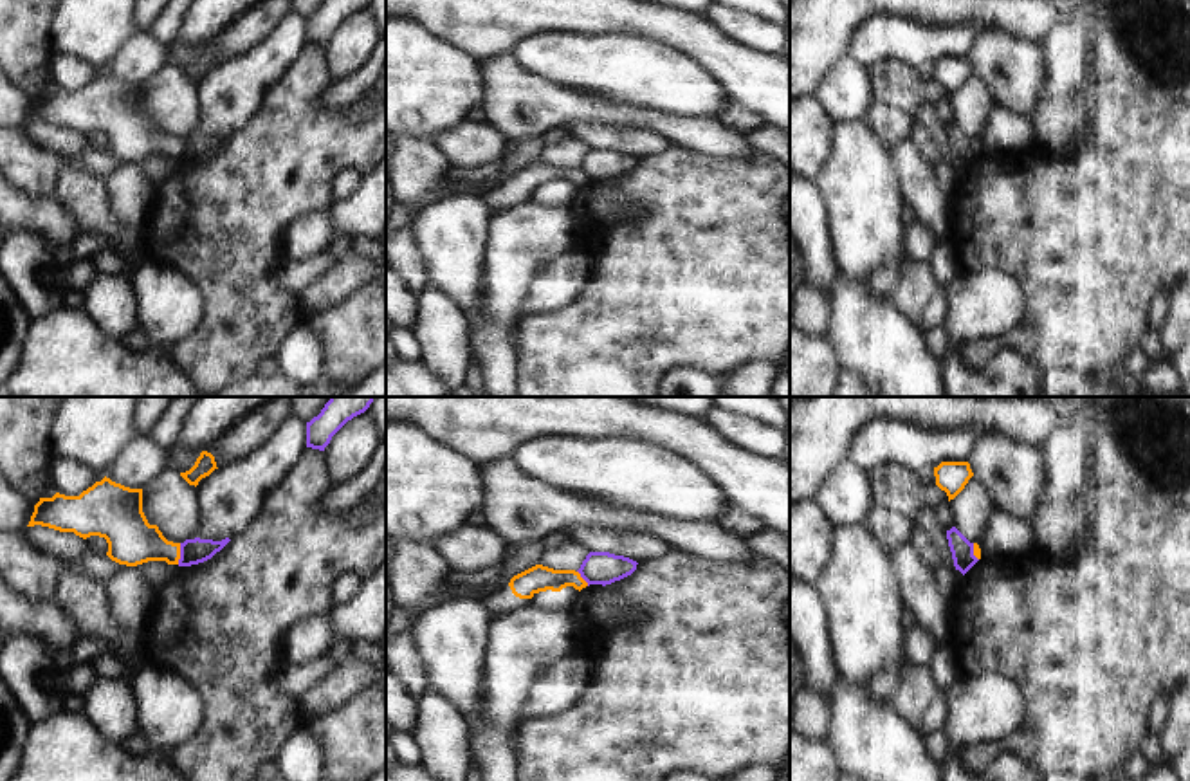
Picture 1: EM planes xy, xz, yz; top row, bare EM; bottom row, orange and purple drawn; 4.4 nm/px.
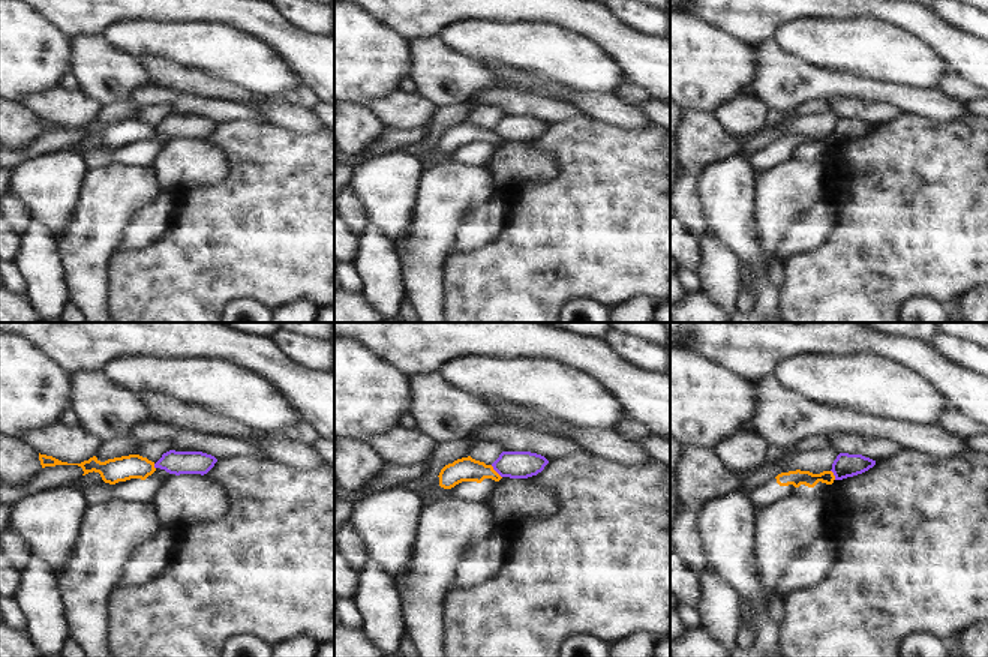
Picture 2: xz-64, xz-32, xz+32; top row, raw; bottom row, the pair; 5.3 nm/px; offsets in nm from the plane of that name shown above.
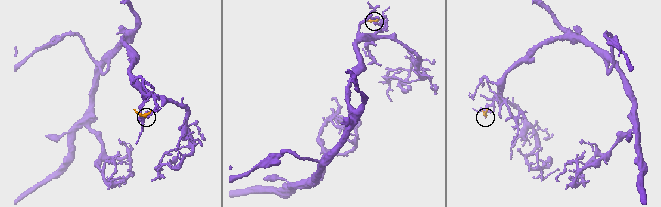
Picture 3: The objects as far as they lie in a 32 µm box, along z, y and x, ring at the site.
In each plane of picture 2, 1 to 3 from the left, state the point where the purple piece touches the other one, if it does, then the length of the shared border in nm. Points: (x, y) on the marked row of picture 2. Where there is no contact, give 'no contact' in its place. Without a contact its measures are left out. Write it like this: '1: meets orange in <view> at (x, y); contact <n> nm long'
1: meets orange in xz-64 at (153, 467); contact 30 nm long
2: meets orange in xz-32 at (495, 471); contact 90 nm long
3: meets orange in xz+32 at (832, 474); contact 60 nm long

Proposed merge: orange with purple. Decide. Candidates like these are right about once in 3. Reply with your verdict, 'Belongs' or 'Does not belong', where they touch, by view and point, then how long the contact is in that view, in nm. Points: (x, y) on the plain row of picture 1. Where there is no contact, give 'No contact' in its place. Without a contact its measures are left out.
Does not belong. Touches orange at xy (179, 150). Shared border 100 nm.

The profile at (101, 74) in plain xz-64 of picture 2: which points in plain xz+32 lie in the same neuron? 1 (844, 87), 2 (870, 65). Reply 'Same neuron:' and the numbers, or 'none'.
Same neuron: 1

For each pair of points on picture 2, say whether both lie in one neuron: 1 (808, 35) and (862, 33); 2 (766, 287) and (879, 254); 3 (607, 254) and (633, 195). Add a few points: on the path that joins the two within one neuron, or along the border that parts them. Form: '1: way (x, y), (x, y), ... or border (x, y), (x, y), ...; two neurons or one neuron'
1: way (822, 35), (849, 35); one neuron
2: border (777, 287), (778, 306); two neurons
3: way (607, 239), (607, 233), (630, 210); one neuron

